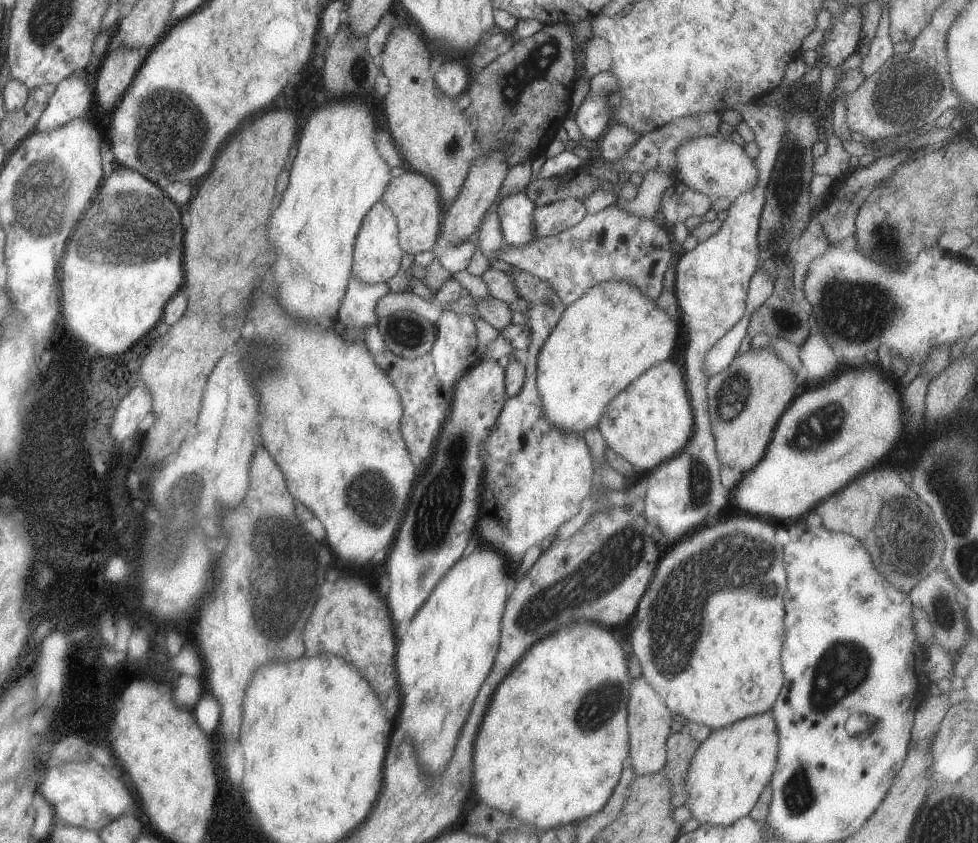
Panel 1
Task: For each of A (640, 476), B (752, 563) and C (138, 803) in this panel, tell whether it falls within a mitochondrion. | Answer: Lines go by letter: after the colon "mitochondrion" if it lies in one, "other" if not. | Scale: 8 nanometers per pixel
A: other
B: mitochondrion
C: other

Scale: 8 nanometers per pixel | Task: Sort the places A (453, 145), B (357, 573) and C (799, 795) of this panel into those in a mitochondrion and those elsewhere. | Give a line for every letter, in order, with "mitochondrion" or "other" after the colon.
A: mitochondrion
B: other
C: mitochondrion

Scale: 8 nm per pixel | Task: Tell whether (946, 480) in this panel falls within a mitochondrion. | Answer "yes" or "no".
yes

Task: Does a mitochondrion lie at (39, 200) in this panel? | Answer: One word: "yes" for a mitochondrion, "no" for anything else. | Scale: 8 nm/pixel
yes

